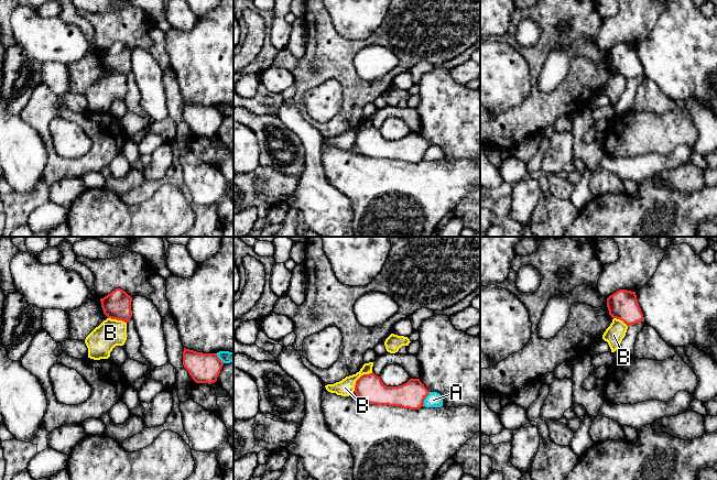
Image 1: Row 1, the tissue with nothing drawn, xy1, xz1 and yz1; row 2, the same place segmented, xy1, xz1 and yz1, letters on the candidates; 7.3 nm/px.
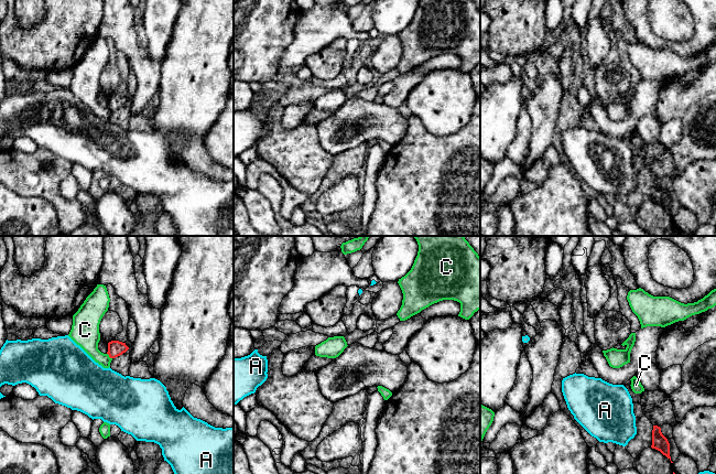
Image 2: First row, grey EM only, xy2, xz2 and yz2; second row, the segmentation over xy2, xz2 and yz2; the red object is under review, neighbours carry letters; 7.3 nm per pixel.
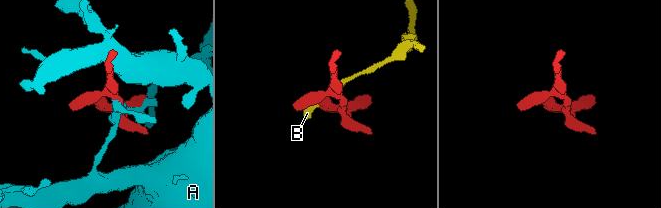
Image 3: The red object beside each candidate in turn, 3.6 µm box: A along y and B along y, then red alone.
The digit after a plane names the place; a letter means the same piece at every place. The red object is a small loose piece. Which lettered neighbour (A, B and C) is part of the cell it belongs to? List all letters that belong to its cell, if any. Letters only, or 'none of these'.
none of these

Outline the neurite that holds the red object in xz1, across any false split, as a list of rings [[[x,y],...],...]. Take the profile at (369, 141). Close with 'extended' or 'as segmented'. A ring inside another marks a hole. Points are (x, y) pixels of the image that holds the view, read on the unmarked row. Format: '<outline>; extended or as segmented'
[[[373,126],[361,129],[356,134],[354,145],[360,154],[369,157],[401,160],[409,163],[421,162],[430,146],[420,132],[410,132],[399,140],[387,140]]]; as segmented

